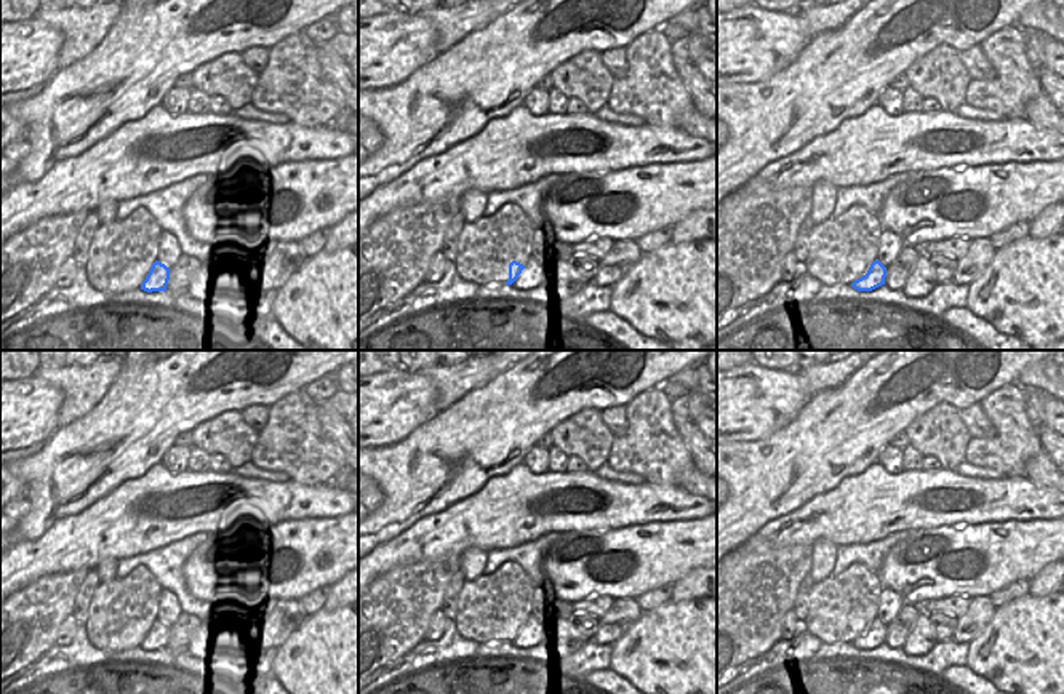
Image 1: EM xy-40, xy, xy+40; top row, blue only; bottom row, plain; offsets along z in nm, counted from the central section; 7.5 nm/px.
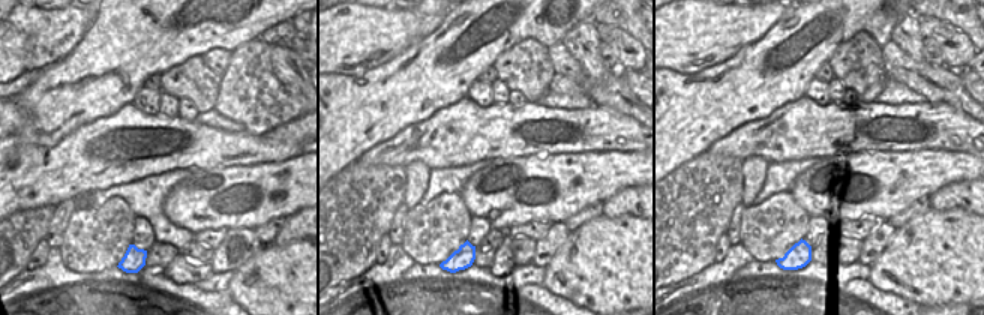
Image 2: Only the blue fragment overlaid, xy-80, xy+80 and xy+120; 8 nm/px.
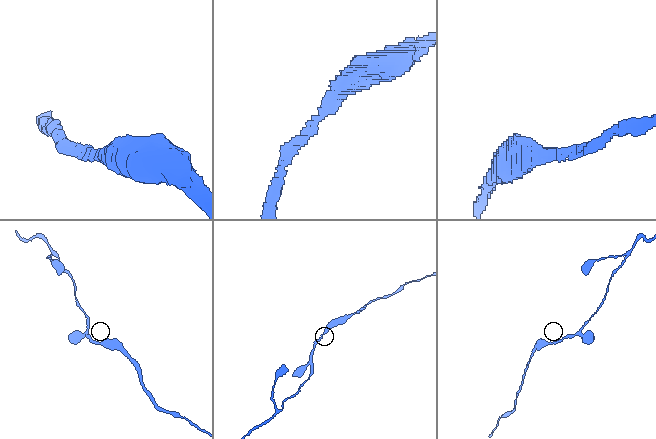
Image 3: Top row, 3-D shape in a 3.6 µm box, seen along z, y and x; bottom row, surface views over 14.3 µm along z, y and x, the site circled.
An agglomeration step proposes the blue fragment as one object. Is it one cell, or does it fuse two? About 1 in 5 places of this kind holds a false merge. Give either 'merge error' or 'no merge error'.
no merge error

